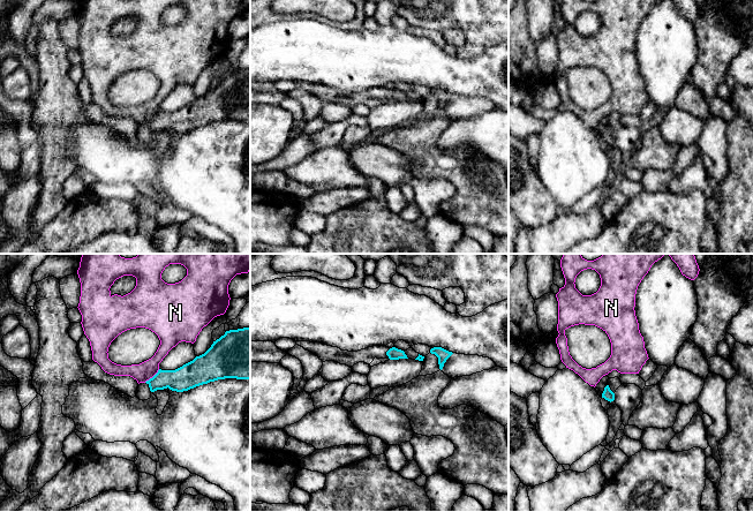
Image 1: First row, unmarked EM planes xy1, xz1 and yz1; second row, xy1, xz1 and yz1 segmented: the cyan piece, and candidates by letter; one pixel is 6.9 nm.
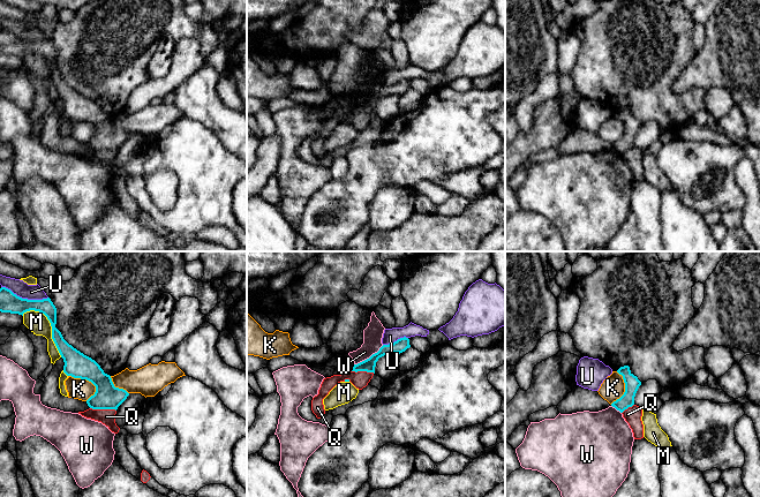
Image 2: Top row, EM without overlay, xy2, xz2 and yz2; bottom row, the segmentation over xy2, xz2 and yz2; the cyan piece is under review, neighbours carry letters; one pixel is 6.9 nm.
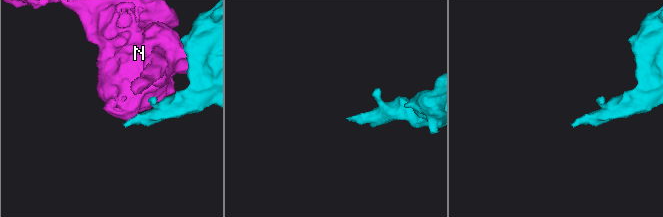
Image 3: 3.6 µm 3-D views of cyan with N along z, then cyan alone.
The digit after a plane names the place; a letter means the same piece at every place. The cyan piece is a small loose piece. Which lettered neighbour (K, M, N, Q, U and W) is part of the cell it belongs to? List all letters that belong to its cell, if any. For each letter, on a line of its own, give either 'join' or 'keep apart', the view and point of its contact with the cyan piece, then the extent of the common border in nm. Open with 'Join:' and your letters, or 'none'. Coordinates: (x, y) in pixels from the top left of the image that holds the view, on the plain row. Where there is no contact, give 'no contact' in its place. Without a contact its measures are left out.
Join: none
K: keep apart; contact xy2 (85, 120); length 240 nm
M: keep apart; contact xy2 (51, 67); length 420 nm
N: keep apart; contact xy1 (152, 119); length 140 nm
Q: keep apart; contact xy2 (103, 150); length 190 nm
U: keep apart; contact xy2 (24, 40); length 340 nm
W: keep apart; contact xz2 (369, 99); length 240 nm

